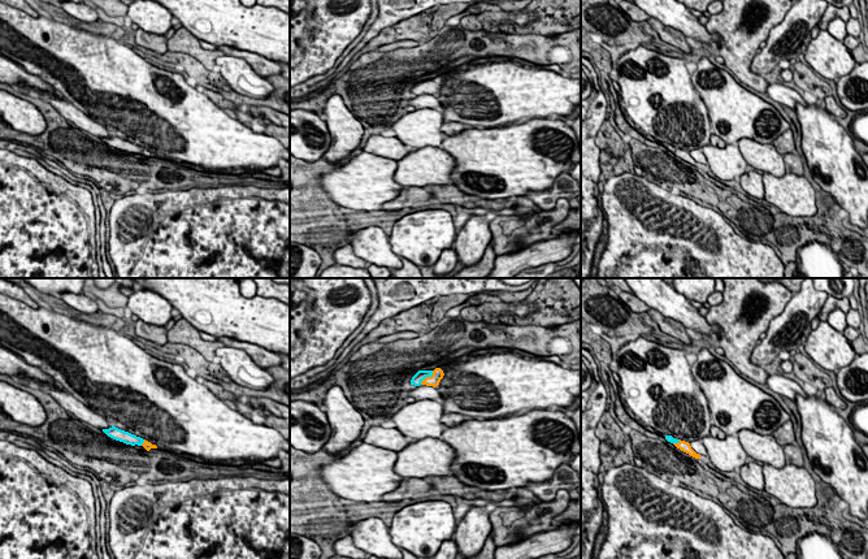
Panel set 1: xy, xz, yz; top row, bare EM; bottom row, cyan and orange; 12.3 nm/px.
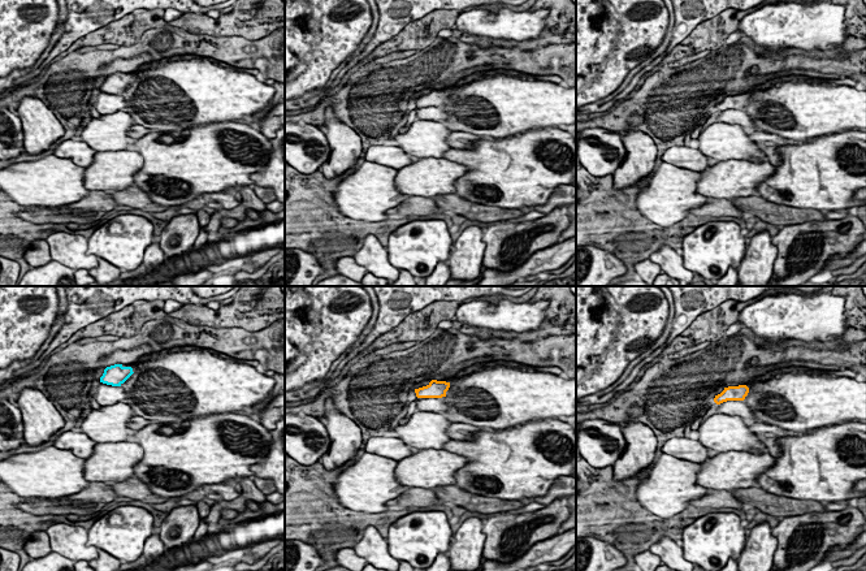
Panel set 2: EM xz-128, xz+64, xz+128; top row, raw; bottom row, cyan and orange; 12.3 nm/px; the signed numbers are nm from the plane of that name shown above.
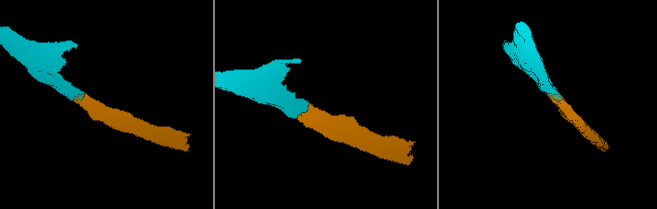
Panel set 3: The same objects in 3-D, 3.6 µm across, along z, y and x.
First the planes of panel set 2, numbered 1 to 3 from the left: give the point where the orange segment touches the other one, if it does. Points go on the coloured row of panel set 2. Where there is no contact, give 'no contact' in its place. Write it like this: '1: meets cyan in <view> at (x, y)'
1: no contact
2: no contact
3: no contact

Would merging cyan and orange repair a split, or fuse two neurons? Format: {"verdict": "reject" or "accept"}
{"verdict": "accept"}

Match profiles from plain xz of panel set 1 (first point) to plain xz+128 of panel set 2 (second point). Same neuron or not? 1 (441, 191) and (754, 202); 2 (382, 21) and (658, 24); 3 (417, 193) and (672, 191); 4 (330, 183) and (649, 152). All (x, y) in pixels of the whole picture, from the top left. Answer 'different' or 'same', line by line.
1: same
2: different
3: different
4: different

